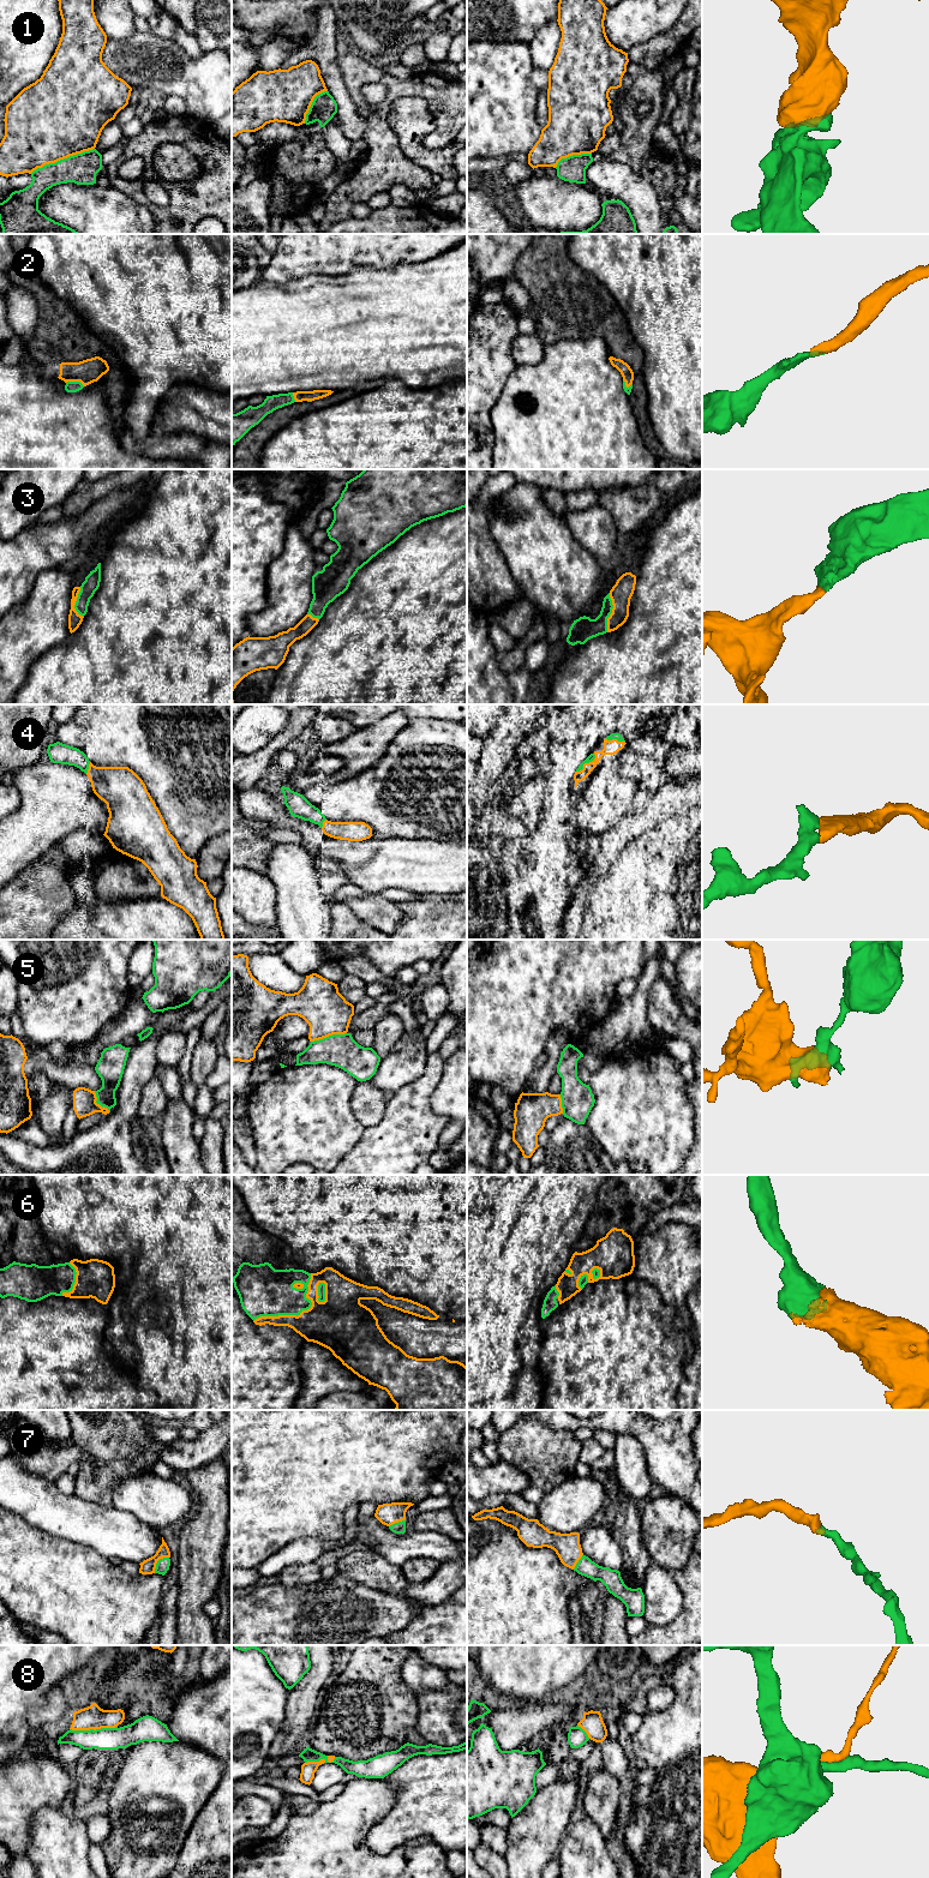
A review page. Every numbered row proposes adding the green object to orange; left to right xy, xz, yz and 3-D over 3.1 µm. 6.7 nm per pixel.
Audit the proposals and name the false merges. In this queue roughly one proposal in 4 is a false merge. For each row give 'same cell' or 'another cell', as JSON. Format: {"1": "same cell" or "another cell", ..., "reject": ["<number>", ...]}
{"1": "another cell", "2": "same cell", "3": "same cell", "4": "same cell", "5": "another cell", "6": "same cell", "7": "same cell", "8": "another cell", "reject": ["1", "5", "8"]}

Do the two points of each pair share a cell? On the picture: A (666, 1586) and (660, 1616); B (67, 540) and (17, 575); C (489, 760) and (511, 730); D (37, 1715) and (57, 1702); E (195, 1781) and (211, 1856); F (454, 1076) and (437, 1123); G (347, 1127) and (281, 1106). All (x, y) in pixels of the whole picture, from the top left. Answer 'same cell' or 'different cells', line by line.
A: same cell
B: same cell
C: same cell
D: same cell
E: different cells
F: different cells
G: same cell

